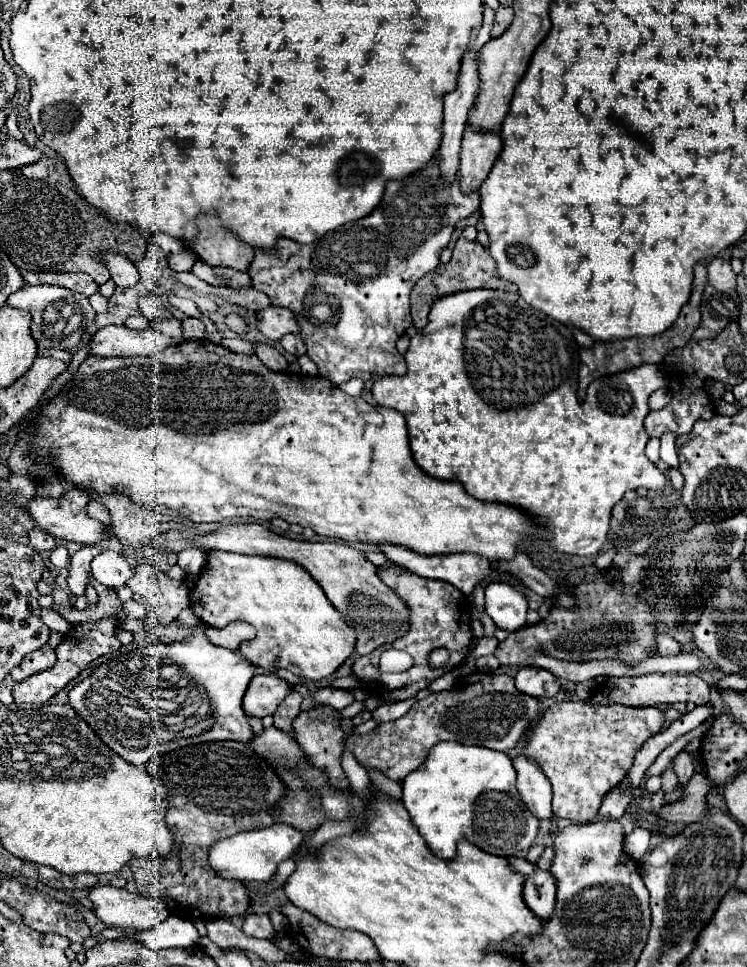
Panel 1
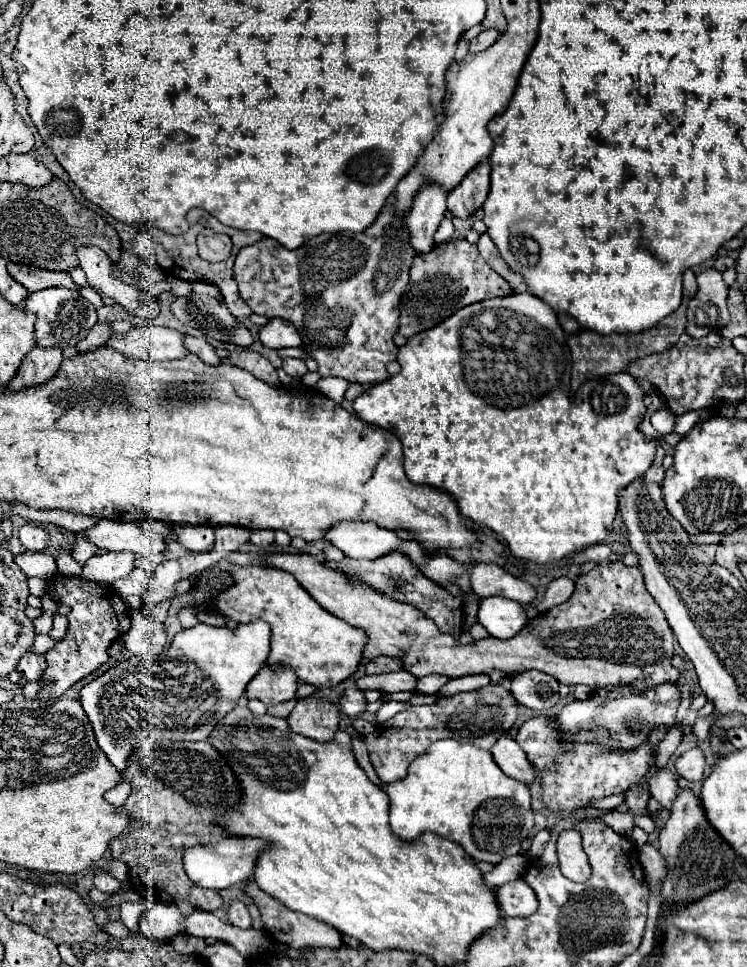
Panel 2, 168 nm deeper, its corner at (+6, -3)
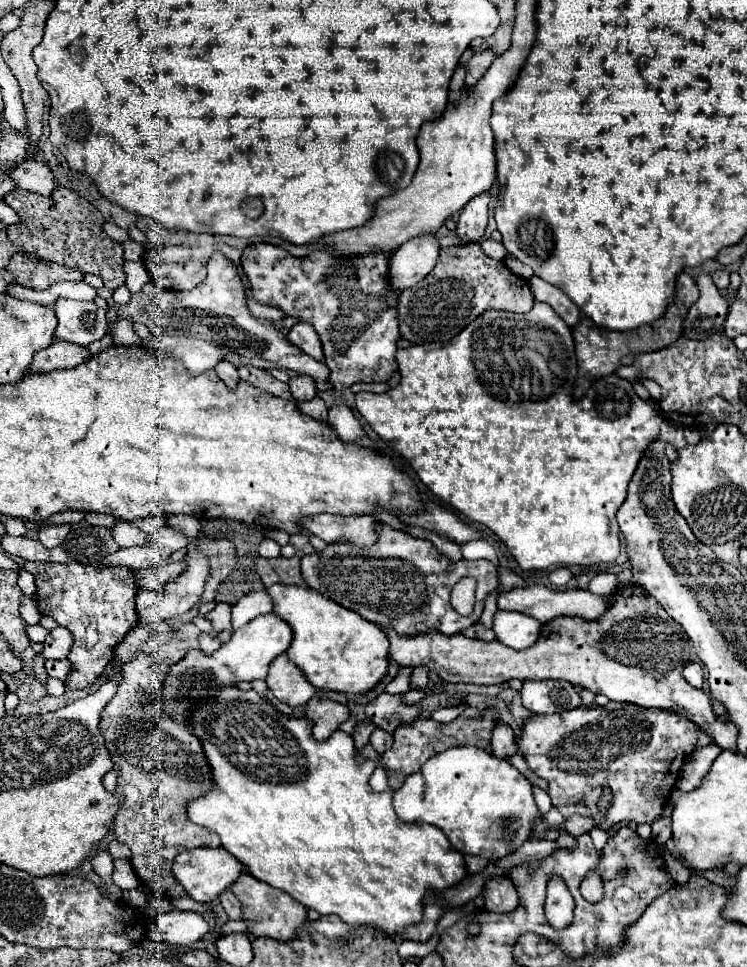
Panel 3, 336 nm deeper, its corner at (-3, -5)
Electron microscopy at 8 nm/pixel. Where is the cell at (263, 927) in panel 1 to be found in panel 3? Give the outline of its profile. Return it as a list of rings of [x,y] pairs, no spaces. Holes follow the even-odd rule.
[[[230,890],[220,894],[220,902],[222,902],[226,914],[230,916],[230,920],[242,920],[242,904],[238,902],[238,898]]]

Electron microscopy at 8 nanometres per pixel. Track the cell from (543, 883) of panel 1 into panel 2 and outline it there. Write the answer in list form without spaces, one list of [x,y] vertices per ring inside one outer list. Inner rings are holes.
[[[513,880],[497,888],[497,904],[505,916],[531,916],[537,910],[537,898],[533,888],[523,880]]]

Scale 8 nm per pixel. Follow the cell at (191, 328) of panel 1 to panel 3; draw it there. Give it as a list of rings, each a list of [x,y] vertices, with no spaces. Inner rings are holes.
[[[220,360],[220,362],[216,364],[214,372],[218,374],[218,378],[222,378],[222,380],[228,384],[228,388],[234,388],[234,384],[238,384],[238,380],[240,380],[236,366],[230,364],[228,360]]]

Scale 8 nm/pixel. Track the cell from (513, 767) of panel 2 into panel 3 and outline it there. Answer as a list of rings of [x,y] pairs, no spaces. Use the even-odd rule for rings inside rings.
[[[498,722],[498,726],[492,732],[492,754],[500,760],[508,760],[512,754],[516,754],[516,736],[510,726]]]

